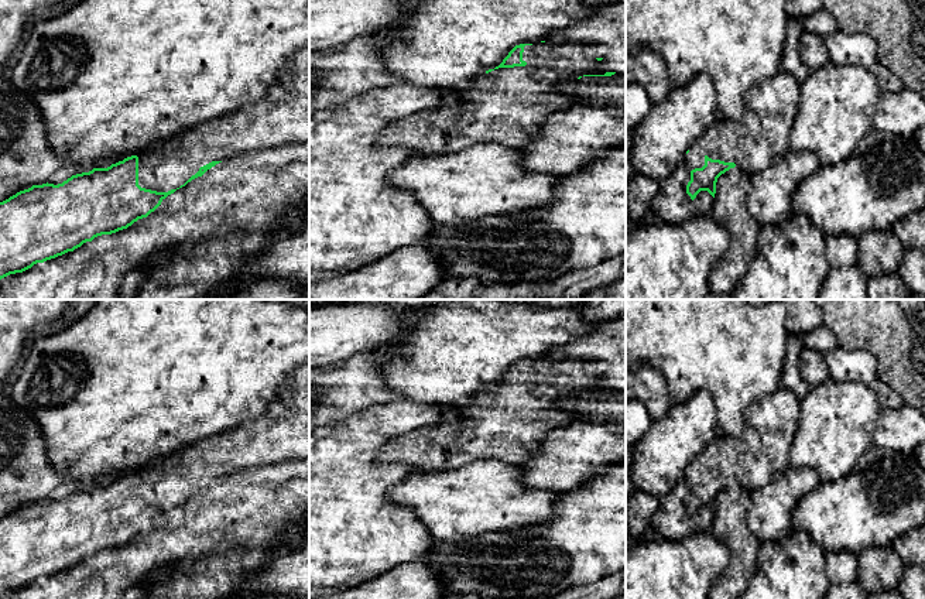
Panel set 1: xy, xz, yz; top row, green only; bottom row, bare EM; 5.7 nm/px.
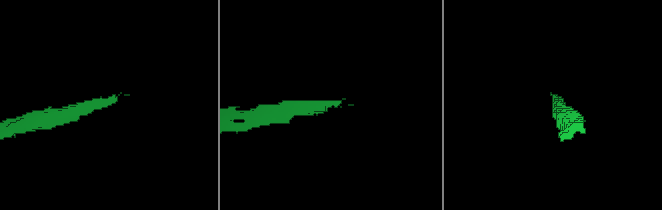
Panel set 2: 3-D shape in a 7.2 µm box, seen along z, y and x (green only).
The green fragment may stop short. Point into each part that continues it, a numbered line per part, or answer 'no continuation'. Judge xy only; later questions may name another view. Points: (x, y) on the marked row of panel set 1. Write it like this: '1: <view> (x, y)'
1: xy (281, 117)

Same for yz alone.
1: yz (761, 136)

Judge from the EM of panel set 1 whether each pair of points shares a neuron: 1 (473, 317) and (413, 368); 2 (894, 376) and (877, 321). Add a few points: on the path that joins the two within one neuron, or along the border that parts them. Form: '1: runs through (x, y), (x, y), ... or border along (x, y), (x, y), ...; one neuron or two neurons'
1: runs through (458, 332), (428, 362); one neuron
2: runs through (894, 362), (893, 344), (888, 335); one neuron

